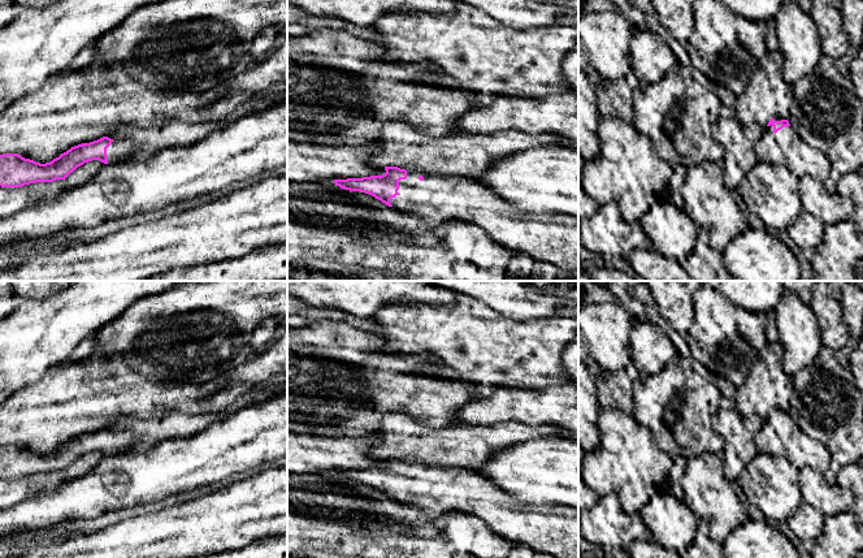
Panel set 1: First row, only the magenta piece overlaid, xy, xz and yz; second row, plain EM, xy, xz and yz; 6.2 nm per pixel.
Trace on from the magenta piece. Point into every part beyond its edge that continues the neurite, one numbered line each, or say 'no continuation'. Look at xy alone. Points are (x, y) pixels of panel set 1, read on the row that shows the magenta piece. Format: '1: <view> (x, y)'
1: xy (120, 150)

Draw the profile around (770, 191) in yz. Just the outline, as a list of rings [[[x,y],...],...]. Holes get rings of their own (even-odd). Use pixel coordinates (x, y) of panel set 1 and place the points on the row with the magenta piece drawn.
[[[758,161],[737,191],[747,209],[768,228],[786,230],[803,212],[798,176],[782,164]]]

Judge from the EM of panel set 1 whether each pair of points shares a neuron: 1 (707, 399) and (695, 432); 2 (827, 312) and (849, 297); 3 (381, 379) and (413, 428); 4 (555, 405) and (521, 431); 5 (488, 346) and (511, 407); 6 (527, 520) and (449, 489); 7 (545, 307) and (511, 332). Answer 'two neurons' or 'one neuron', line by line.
1: one neuron
2: two neurons
3: two neurons
4: two neurons
5: two neurons
6: one neuron
7: two neurons

